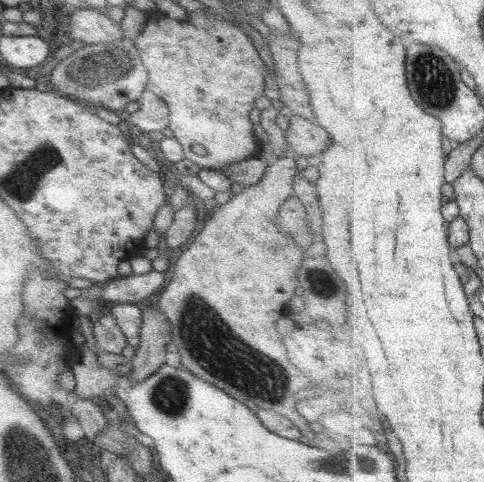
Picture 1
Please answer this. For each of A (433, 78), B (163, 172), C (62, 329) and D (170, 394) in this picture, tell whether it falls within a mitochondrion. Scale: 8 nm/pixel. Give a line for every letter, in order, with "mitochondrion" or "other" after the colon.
A: mitochondrion
B: other
C: other
D: mitochondrion

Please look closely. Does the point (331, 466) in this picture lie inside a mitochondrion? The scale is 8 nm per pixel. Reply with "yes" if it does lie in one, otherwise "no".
yes

